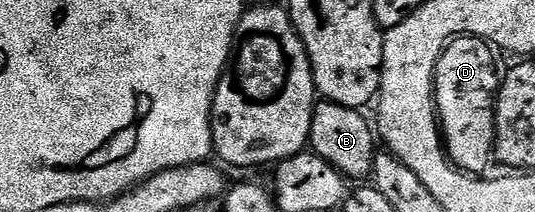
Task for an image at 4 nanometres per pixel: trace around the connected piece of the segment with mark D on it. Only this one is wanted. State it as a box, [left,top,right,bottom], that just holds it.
[432,35,501,176]

